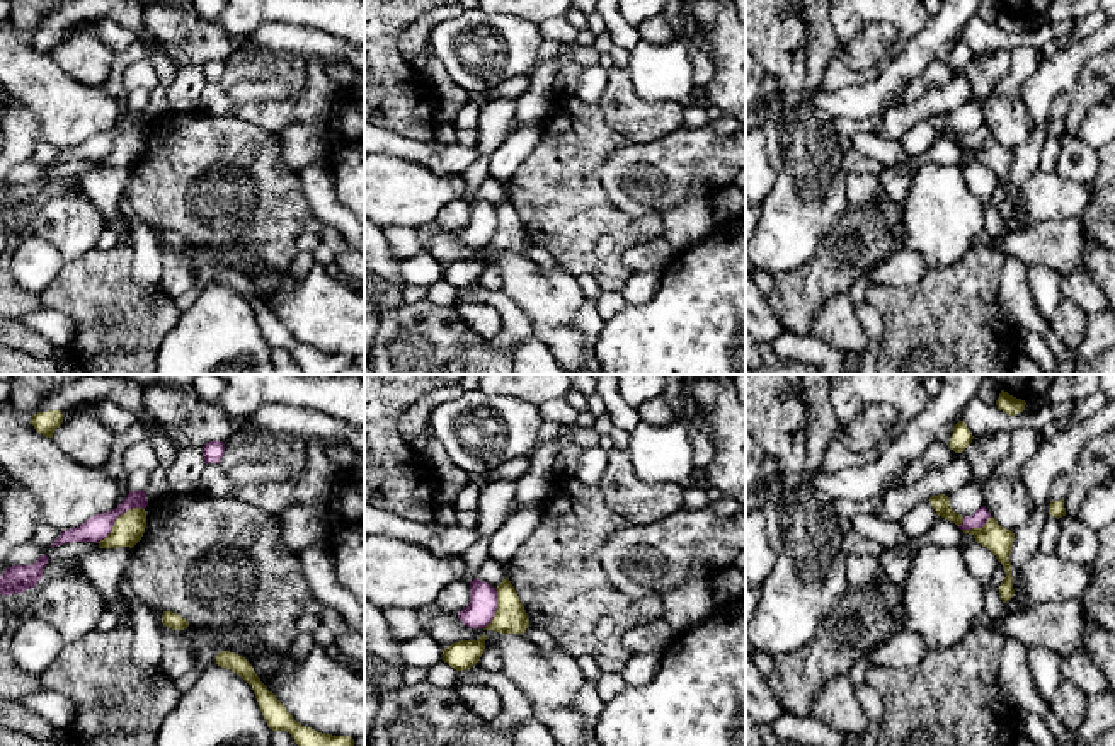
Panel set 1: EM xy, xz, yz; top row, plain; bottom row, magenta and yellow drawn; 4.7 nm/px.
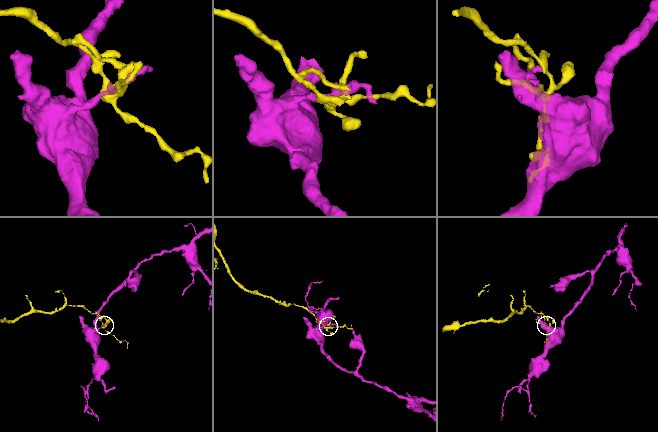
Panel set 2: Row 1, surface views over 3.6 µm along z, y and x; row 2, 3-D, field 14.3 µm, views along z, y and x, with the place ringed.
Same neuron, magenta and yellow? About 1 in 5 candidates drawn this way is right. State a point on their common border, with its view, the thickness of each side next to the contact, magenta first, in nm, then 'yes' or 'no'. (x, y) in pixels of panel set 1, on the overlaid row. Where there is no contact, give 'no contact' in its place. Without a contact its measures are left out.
contact xy (118, 516); calibres 120 and 150 nm; no

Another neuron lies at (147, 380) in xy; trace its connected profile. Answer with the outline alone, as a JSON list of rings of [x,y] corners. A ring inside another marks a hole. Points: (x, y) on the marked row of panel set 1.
[[[111,375],[111,376],[129,380],[143,387],[167,385],[191,388],[191,383],[197,375]]]

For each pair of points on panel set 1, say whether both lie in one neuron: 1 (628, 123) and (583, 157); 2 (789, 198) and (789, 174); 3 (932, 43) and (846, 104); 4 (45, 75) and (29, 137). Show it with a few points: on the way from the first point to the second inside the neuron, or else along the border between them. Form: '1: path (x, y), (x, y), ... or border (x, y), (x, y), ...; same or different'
1: border (598, 104), (603, 120), (627, 142); different
2: path (789, 193), (789, 179); same
3: path (911, 60), (874, 97), (867, 99); same
4: border (17, 101), (38, 118), (41, 140); different

